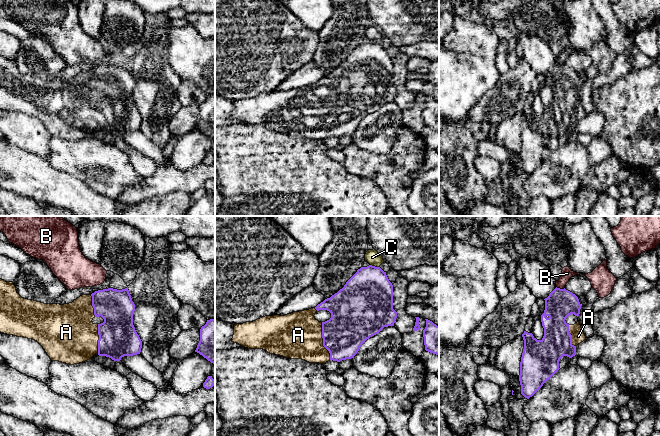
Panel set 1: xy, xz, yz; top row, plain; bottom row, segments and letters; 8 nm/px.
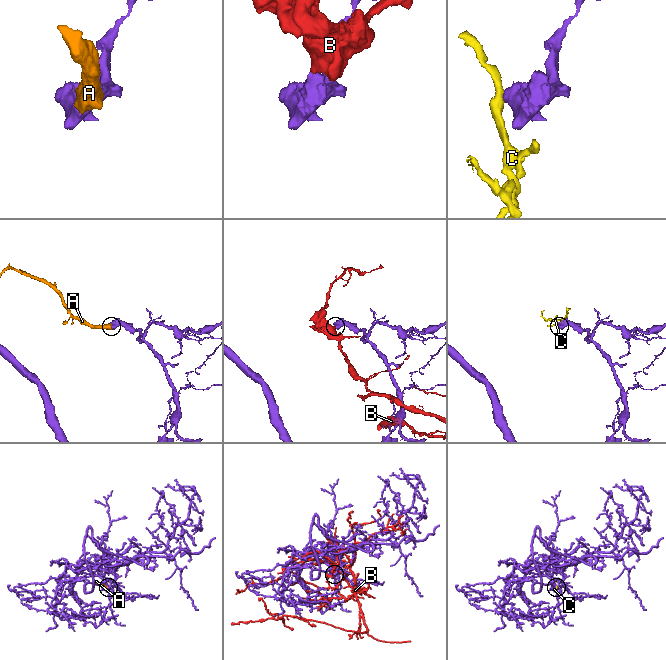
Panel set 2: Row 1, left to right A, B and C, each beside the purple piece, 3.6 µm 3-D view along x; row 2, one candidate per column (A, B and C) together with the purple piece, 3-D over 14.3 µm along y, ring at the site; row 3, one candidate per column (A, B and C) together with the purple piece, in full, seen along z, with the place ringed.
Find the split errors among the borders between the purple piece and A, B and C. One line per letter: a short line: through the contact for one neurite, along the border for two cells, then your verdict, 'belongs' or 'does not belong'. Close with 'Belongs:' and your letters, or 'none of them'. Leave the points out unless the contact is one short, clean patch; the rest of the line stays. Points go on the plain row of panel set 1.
A: belongs
B: yz (556, 62), (564, 64) | does not belong
C: xz (370, 40), (379, 43) | does not belong
Belongs: A

